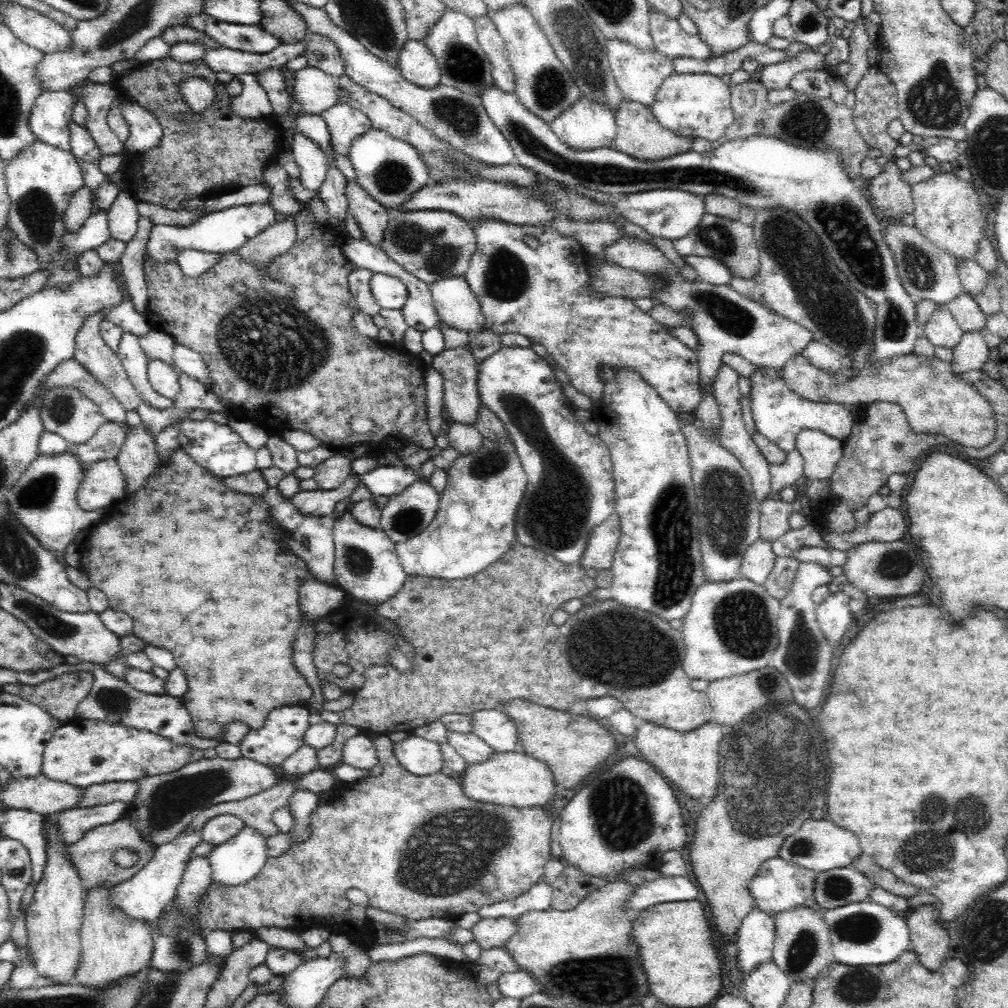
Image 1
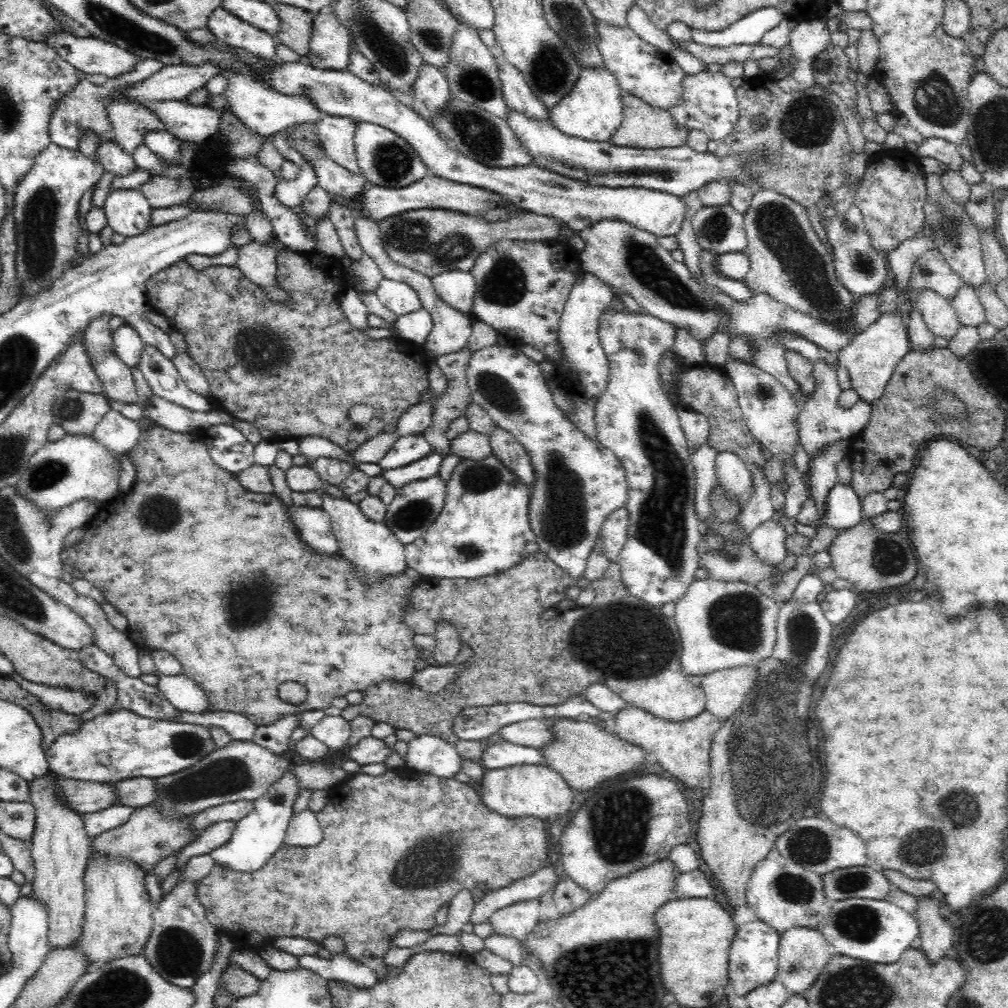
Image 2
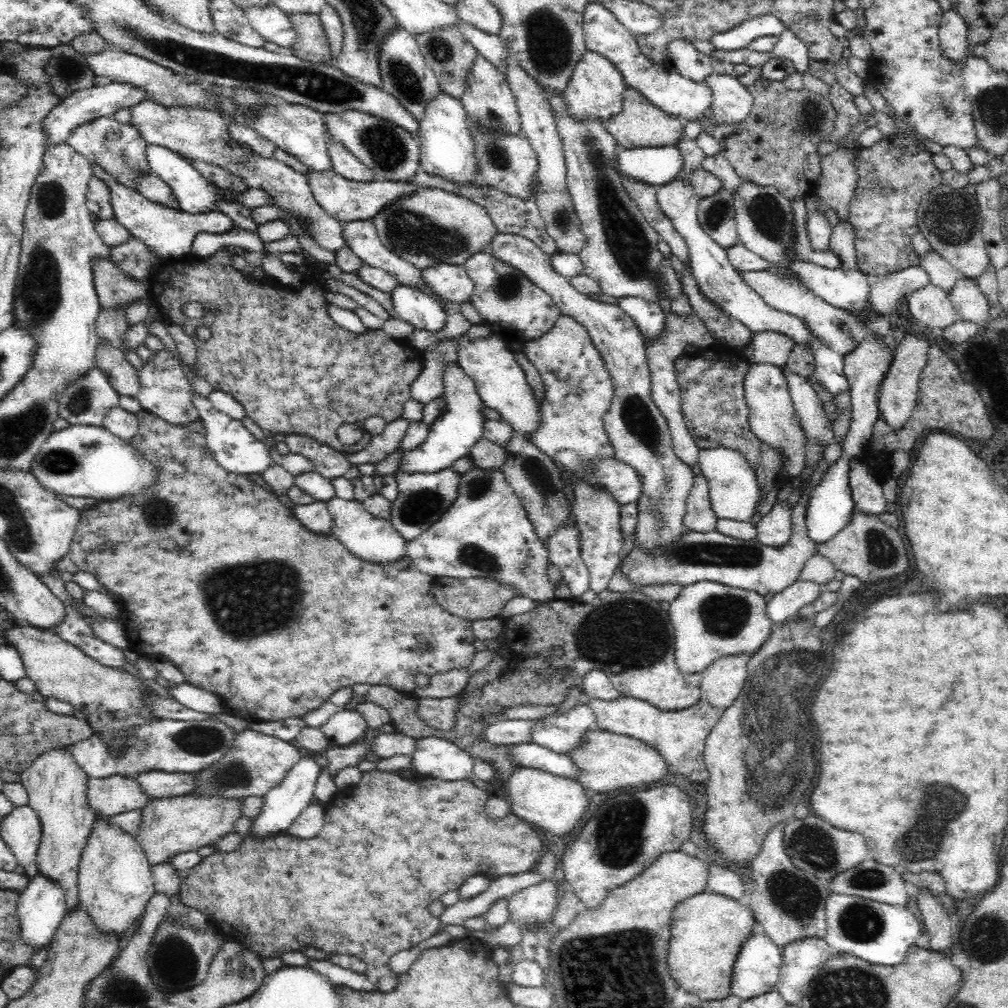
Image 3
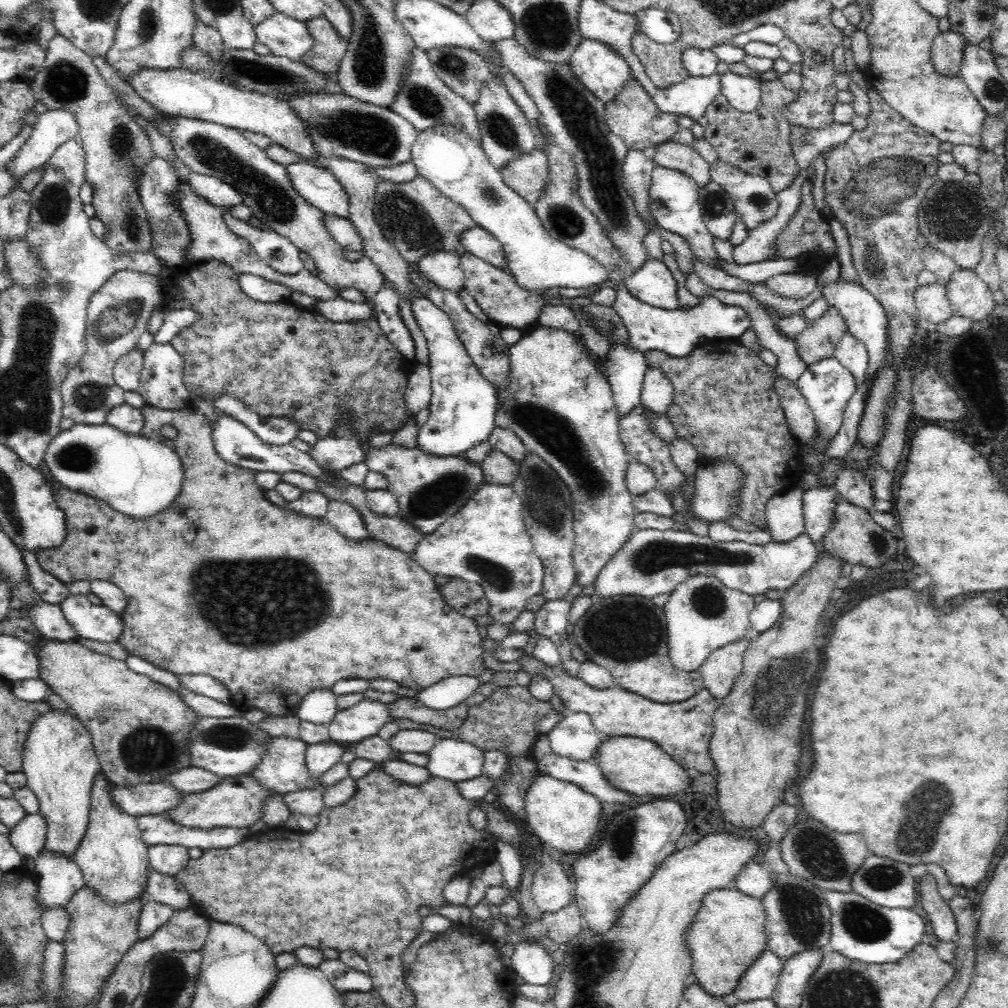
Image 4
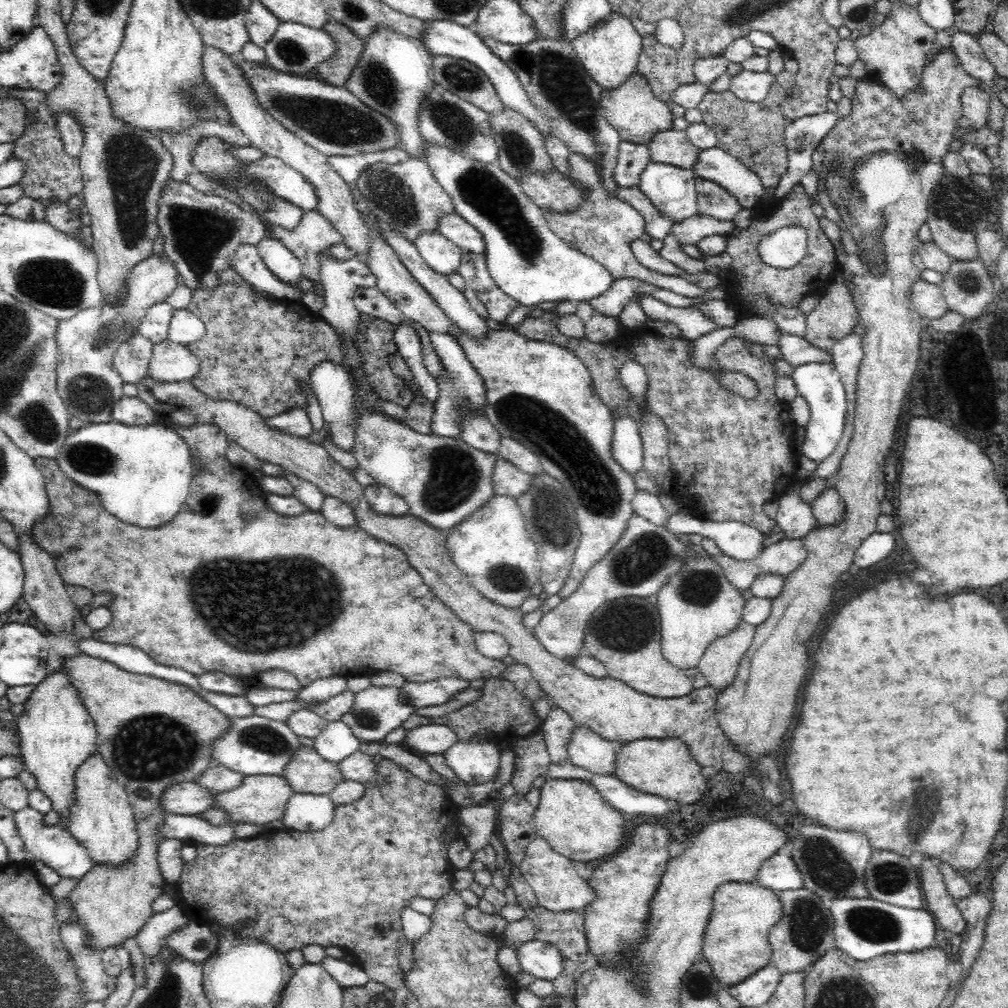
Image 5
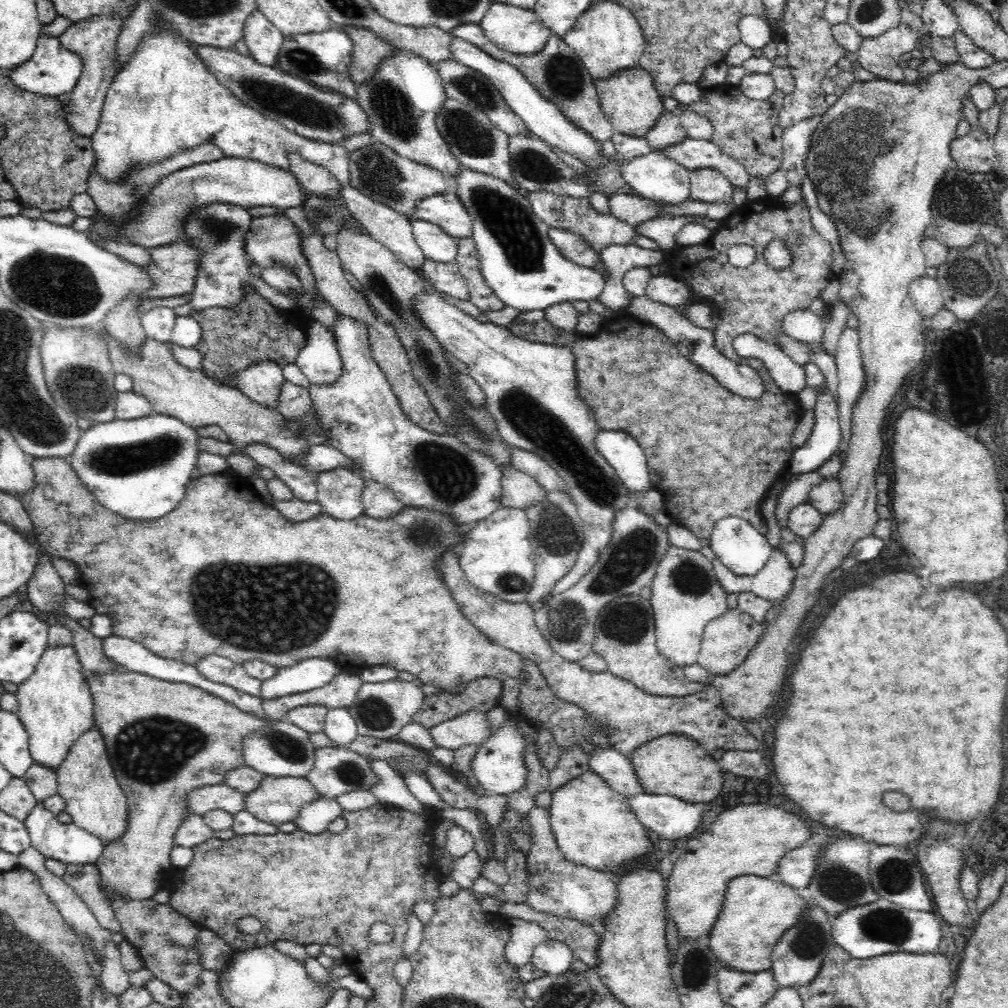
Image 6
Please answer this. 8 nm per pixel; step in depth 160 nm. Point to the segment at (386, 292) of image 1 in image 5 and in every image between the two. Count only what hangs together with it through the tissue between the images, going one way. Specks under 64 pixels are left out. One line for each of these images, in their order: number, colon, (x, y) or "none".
2: (400, 298)
3: (415, 307)
4: (462, 407)
5: (464, 387)

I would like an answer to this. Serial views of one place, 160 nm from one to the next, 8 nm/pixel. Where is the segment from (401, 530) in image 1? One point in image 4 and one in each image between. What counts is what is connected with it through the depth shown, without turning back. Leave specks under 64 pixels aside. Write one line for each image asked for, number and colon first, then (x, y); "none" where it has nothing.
2: (416, 506)
3: (422, 498)
4: (430, 488)

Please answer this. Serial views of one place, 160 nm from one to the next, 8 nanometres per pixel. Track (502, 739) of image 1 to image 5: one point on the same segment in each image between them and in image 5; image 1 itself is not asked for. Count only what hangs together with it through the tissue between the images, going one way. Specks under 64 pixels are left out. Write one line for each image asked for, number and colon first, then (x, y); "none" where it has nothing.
2: (536, 733)
3: (561, 734)
4: (575, 736)
5: (588, 750)

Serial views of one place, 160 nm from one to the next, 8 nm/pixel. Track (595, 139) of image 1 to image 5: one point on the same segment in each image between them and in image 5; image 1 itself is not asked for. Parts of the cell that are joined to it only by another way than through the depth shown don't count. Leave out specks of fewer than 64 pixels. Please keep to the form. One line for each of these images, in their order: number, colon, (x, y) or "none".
2: (592, 110)
3: (596, 88)
4: (603, 71)
5: (610, 52)

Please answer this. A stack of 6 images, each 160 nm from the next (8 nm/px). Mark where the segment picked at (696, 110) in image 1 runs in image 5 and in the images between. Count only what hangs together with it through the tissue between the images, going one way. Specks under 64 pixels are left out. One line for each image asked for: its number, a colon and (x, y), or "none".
2: (712, 106)
3: (732, 102)
4: (743, 92)
5: (748, 86)

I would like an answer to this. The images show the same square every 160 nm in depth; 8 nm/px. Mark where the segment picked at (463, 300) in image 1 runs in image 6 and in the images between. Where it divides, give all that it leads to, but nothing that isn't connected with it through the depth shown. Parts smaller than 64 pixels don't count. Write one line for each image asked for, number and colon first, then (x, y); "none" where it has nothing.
2: (456, 287)
3: (451, 281)
4: (443, 267)
5: (443, 256)
6: (437, 244)

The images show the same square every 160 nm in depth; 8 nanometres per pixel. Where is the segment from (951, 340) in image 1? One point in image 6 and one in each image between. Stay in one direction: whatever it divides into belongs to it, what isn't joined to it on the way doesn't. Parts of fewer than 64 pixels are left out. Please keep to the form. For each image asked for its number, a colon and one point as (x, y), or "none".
2: (939, 315)
3: (930, 305)
4: (931, 303)
5: (927, 298)
6: (925, 292)

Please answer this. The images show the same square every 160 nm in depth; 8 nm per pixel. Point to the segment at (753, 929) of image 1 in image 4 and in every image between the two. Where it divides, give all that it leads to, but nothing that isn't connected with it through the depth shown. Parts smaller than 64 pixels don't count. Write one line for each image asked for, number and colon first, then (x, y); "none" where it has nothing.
2: (754, 953)
3: (756, 970)
4: (759, 982)

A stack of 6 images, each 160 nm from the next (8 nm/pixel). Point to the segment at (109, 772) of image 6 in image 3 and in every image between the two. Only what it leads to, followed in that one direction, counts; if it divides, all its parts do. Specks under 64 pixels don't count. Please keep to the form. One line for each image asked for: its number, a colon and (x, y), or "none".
3: (114, 877)
4: (113, 858)
5: (100, 818)

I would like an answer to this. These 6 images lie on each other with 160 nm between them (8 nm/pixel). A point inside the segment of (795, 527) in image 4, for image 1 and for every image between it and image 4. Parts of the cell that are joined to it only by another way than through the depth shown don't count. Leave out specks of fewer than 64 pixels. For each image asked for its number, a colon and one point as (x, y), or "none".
1: (756, 565)
2: (768, 540)
3: (775, 529)

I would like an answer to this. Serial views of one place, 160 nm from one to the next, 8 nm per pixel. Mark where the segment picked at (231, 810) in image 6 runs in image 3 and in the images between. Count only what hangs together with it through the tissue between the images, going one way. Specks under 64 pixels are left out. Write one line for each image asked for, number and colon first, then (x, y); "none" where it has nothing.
3: (115, 795)
4: (157, 798)
5: (185, 798)

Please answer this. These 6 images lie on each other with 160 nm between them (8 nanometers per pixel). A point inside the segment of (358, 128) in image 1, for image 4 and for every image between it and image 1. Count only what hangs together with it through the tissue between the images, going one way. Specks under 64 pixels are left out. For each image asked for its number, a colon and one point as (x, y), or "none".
2: (335, 133)
3: (343, 162)
4: (355, 178)

